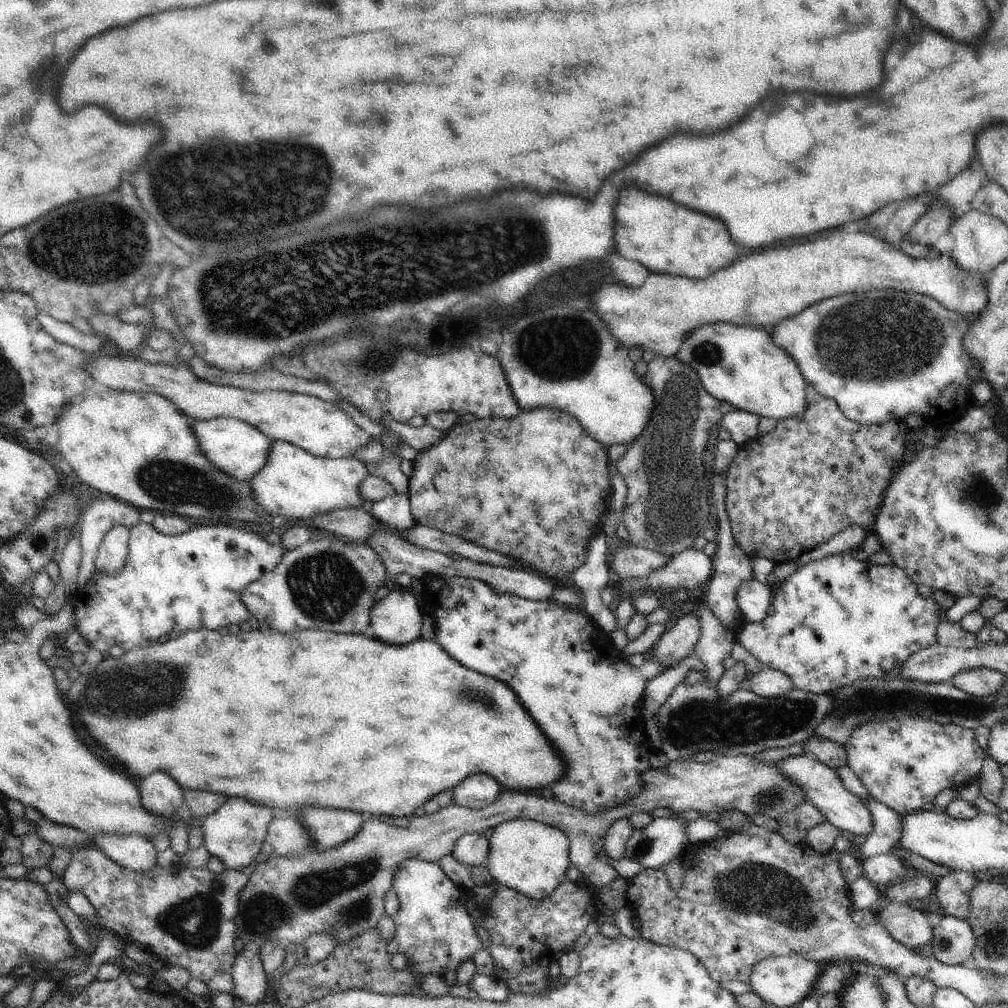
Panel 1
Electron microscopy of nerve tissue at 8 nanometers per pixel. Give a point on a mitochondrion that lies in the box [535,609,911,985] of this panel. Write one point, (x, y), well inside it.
(695, 722)

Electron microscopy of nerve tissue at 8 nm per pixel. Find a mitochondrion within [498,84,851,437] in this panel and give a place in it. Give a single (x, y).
(575, 362)

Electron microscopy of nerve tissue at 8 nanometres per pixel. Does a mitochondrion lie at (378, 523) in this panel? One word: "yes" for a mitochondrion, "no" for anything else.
no

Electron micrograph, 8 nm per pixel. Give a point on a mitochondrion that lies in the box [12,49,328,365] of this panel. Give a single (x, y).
(78, 249)

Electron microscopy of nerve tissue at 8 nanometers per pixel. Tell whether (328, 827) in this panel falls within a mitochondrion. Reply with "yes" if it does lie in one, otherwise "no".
yes

